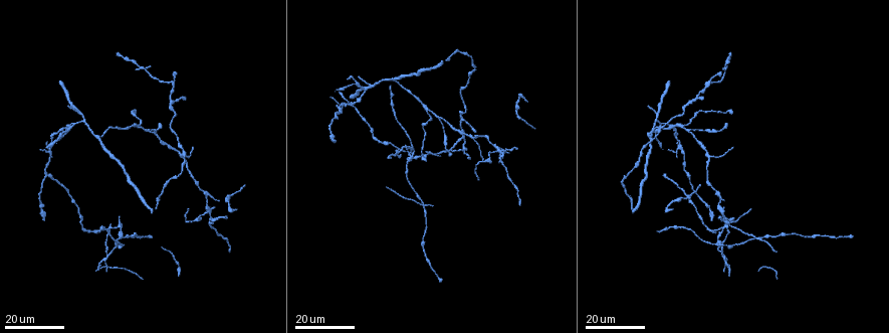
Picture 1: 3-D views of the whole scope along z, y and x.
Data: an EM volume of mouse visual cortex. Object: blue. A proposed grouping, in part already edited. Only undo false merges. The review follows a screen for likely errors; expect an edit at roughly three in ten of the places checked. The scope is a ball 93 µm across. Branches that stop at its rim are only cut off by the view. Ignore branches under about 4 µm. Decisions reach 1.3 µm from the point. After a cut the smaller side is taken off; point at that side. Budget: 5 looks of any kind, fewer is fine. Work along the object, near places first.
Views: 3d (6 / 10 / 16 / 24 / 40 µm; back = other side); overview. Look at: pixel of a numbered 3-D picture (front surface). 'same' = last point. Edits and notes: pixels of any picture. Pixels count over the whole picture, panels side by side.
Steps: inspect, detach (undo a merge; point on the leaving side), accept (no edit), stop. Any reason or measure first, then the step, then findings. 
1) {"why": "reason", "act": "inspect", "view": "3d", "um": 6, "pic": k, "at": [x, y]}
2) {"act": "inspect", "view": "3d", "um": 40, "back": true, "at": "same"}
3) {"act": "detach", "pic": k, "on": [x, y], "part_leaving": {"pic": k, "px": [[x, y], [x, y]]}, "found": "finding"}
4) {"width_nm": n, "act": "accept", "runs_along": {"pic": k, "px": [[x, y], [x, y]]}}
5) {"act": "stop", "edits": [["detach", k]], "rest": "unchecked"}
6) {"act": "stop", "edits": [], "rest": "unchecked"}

{"why": "sharp bend", "act": "inspect", "view": "3d", "um": 24, "pic": 1, "at": [50, 150]}

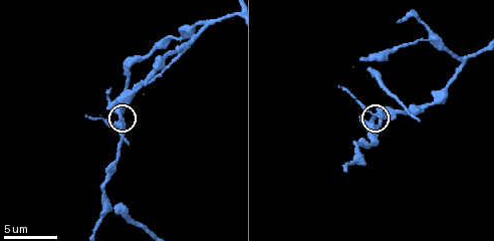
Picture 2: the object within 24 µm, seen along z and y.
{"why": "zoom in", "act": "inspect", "view": "3d", "um": 10, "pic": 2, "at": [119, 128]}

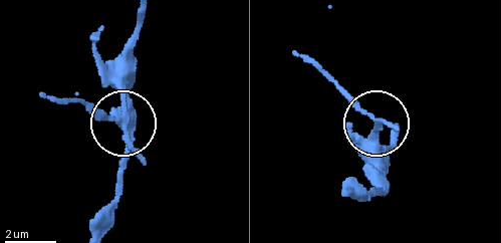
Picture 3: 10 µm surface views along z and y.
{"act": "accept", "runs_along": {"pic": 3, "px": [[143, 14], [123, 66], [123, 117], [97, 115], [67, 98]]}, "found": "all the same neuron"}

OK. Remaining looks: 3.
{"act": "inspect", "view": "3d", "um": 16, "pic": 1, "at": [710, 156]}

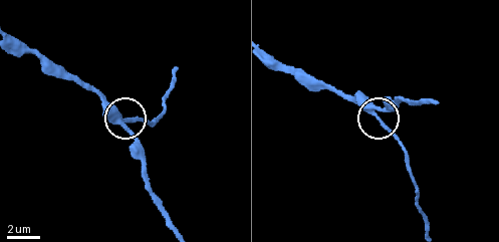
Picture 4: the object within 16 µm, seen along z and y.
{"act": "inspect", "view": "3d", "um": 10, "pic": 4, "at": [374, 113]}

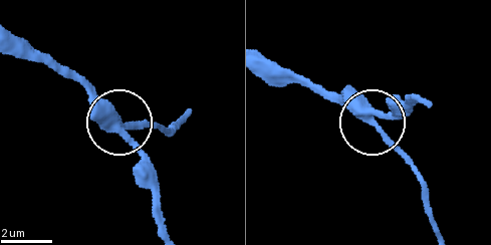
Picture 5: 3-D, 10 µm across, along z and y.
{"act": "accept", "runs_along": {"pic": 5, "px": [[14, 34], [60, 62], [118, 118], [162, 125]]}, "found": "one neuron here"}

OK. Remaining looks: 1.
{"act": "stop", "edits": [], "rest": "unchecked"}

